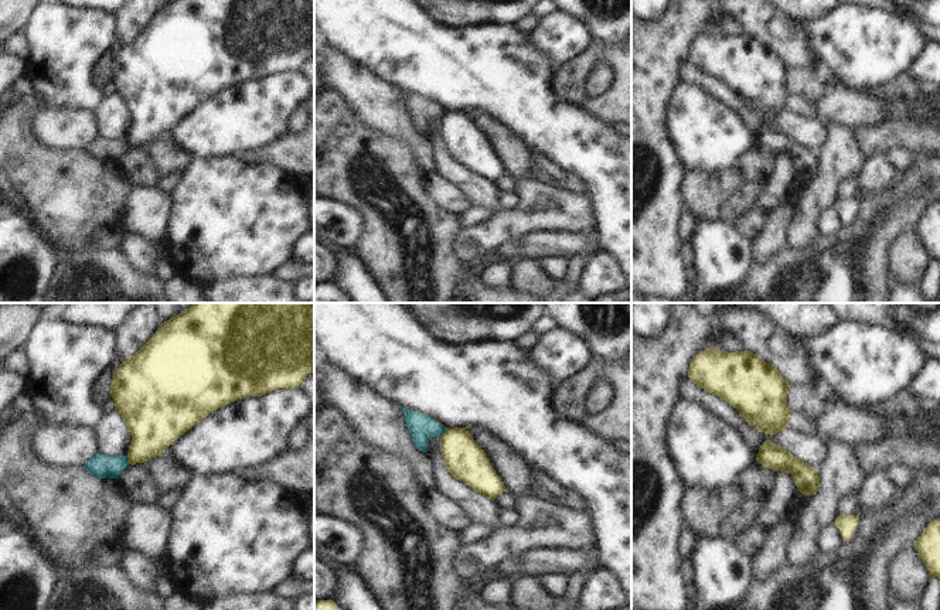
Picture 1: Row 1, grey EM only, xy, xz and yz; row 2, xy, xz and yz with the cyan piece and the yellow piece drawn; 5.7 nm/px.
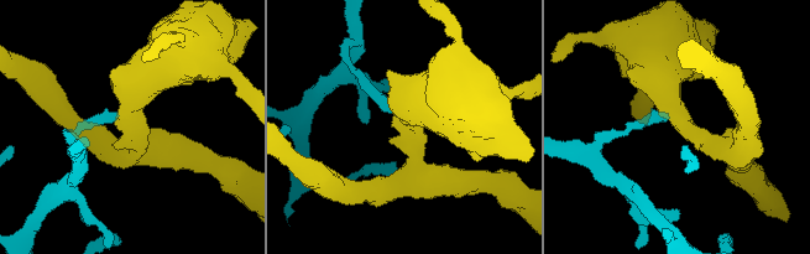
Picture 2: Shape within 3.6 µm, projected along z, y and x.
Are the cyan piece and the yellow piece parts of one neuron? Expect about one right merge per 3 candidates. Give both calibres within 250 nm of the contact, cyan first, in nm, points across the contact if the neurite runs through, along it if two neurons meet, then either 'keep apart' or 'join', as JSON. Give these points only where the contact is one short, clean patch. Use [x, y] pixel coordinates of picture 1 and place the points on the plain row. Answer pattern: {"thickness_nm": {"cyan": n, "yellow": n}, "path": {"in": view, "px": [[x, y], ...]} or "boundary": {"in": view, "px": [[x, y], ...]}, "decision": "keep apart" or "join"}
{"thickness_nm": {"cyan": 140, "yellow": 220}, "decision": "keep apart"}

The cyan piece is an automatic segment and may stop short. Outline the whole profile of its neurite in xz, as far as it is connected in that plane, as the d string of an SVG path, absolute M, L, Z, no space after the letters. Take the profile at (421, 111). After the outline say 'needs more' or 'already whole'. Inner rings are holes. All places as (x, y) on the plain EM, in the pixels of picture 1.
M396 88L405 95L405 106L411 116L412 125L419 134L426 134L429 120L440 120L446 110L439 105L425 99L419 93L409 93Z; already whole

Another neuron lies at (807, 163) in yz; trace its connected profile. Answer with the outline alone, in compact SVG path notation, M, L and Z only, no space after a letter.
M766 123L760 129L756 143L762 149L777 156L789 156L793 160L798 174L807 180L815 177L820 171L818 153L814 153L786 132L774 127L772 123Z

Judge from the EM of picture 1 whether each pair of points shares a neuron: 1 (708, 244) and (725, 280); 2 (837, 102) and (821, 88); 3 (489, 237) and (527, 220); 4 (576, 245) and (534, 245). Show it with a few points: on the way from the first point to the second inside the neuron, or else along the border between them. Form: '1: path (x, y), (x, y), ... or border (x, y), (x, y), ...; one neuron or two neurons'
1: path (717, 252), (722, 258), (722, 272); one neuron
2: border (831, 87), (817, 102); two neurons
3: path (499, 231), (517, 224); one neuron
4: path (566, 245), (544, 245); one neuron

